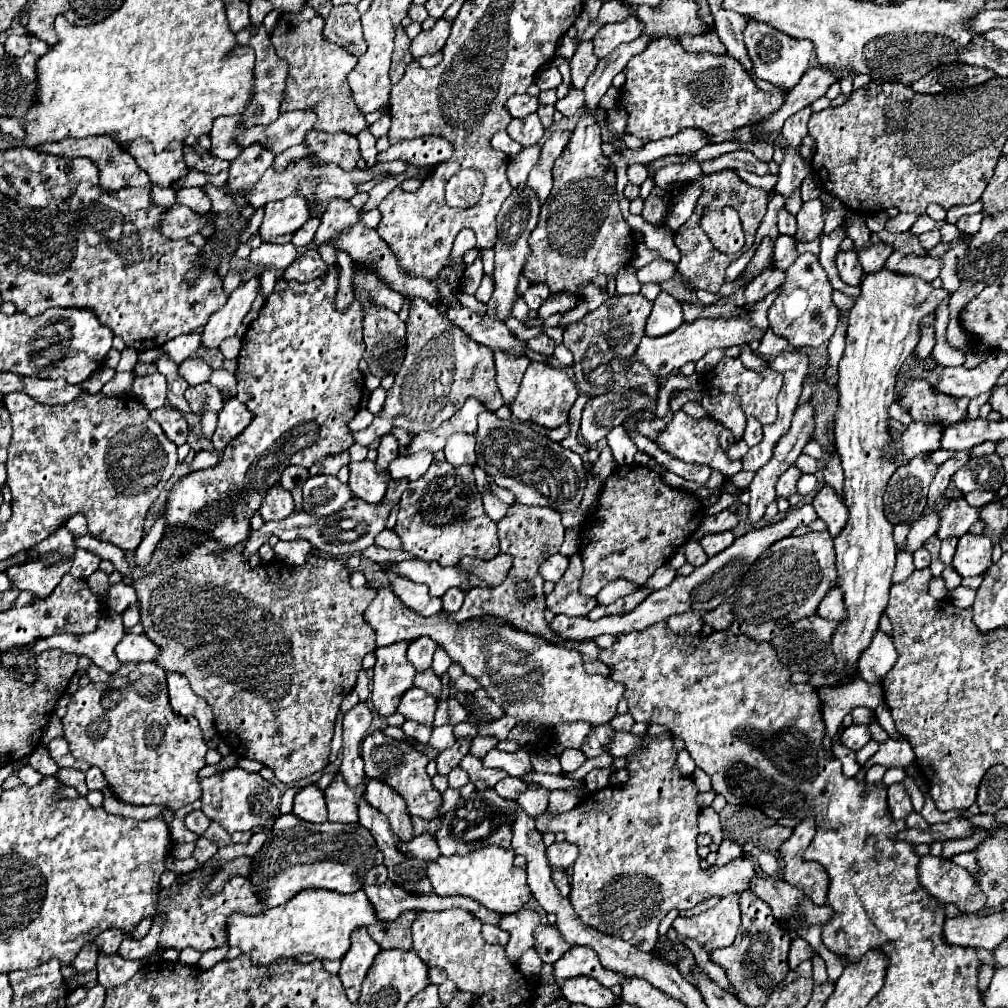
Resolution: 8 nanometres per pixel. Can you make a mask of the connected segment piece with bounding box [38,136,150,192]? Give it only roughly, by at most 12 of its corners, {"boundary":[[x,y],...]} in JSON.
{"boundary":[[106,136],[38,146],[58,156],[86,156],[100,186],[114,192],[150,184],[128,152]]}

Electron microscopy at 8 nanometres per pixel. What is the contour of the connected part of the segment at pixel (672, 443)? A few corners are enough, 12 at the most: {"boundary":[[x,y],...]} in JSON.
{"boundary":[[678,410],[656,444],[725,478],[740,472],[718,446],[724,426]]}

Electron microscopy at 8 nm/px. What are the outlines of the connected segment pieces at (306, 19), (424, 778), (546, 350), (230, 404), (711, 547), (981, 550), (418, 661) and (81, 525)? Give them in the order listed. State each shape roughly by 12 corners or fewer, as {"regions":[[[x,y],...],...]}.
{"regions":[[[306,4],[272,34],[288,62],[282,112],[314,108],[318,130],[366,128],[346,76],[356,56]],[[374,730],[360,754],[368,778],[396,790],[412,816],[438,818],[428,756]],[[546,334],[530,338],[528,348],[546,356],[554,352],[554,340]],[[238,398],[218,414],[212,446],[220,452],[250,422],[252,414]],[[732,532],[708,534],[700,546],[712,558],[734,542]],[[984,534],[958,540],[952,568],[980,576],[992,564],[992,542]],[[432,638],[410,642],[406,658],[416,672],[430,668]],[[84,514],[74,518],[64,524],[74,536],[86,534]]]}

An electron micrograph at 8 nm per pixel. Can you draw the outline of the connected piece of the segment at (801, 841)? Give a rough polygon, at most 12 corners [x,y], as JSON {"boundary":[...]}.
{"boundary":[[802,820],[780,846],[784,880],[824,904],[830,878],[804,860],[816,824]]}

